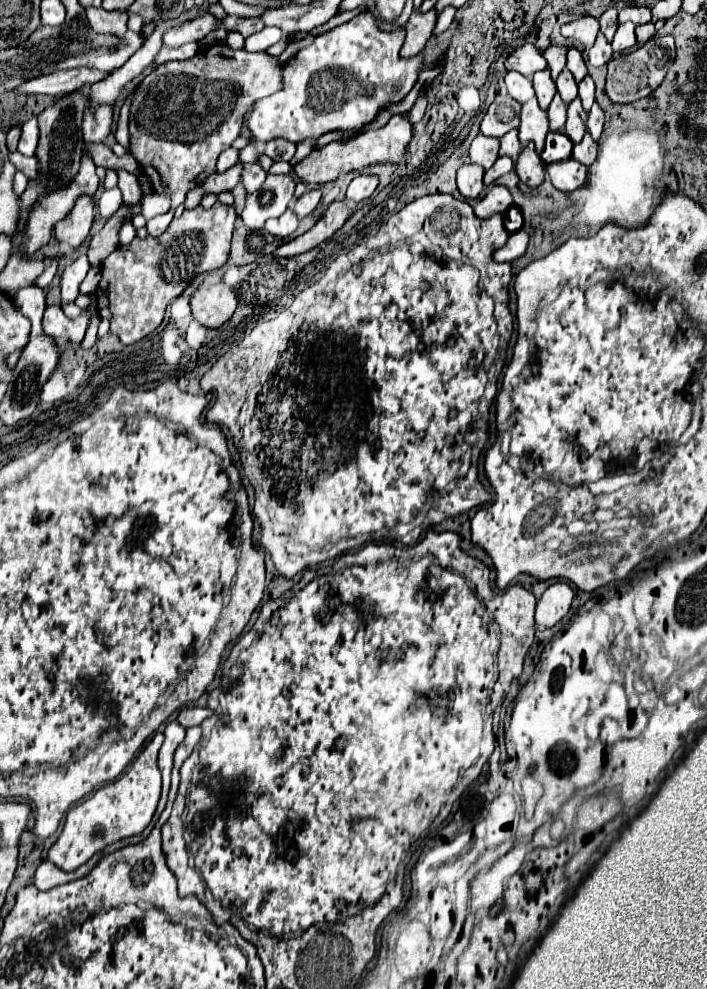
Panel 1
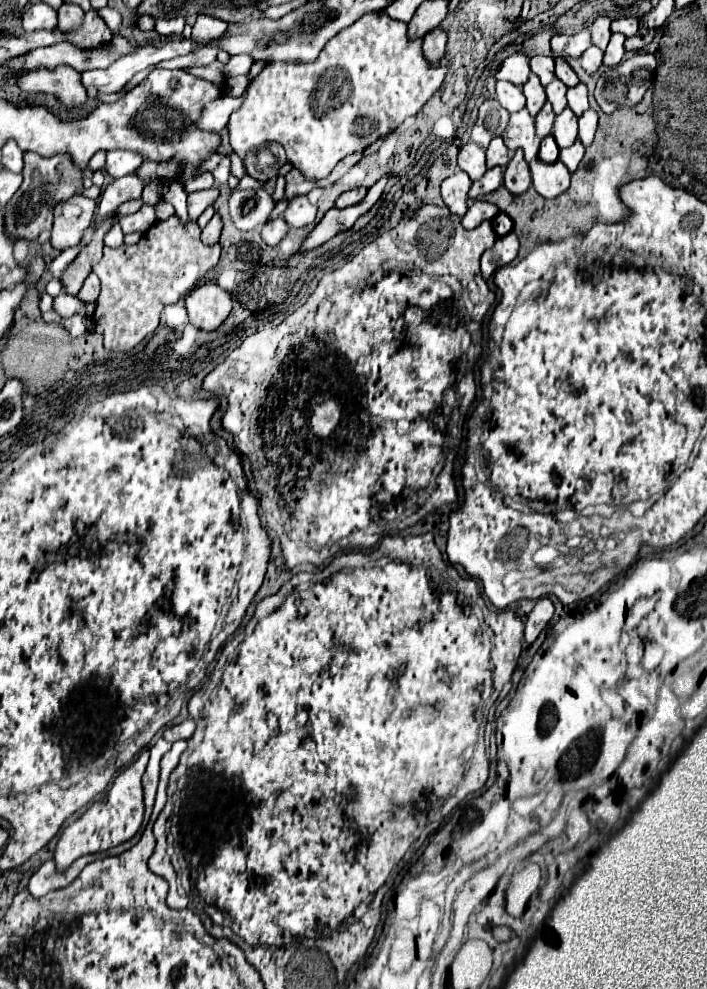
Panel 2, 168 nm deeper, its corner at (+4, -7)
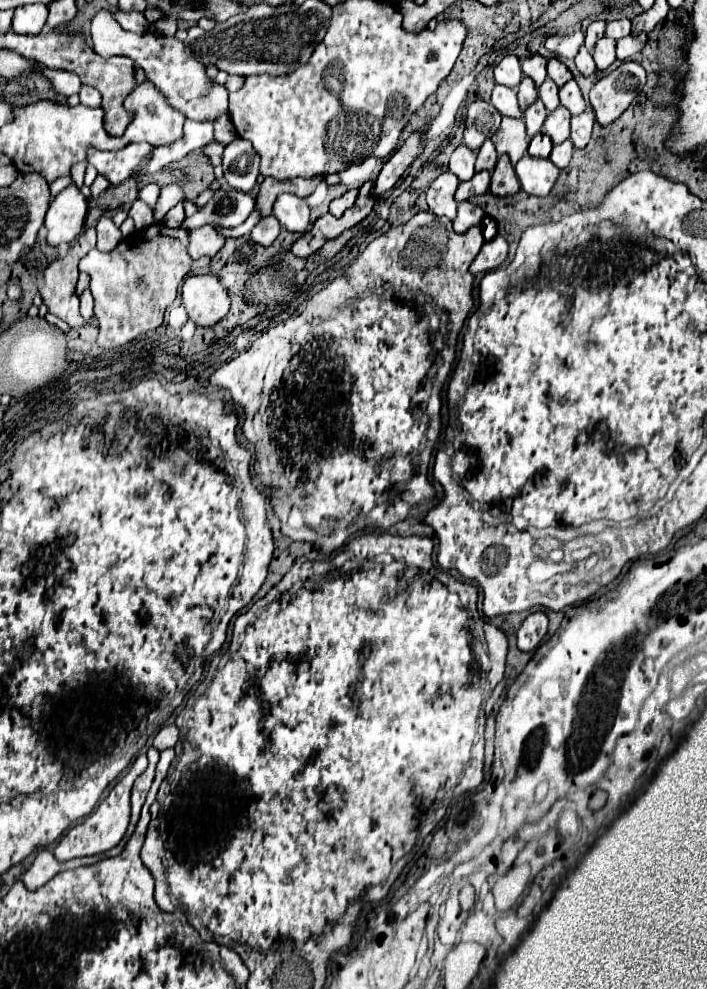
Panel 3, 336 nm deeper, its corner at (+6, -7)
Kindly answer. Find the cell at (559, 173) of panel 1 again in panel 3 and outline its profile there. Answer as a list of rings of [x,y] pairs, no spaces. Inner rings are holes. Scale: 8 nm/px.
[[[525,154],[517,162],[517,178],[521,190],[531,196],[547,196],[559,178],[559,168],[553,166],[549,158],[533,158]]]

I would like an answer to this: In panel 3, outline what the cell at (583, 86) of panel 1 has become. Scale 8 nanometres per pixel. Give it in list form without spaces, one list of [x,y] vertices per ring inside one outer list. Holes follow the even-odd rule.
[[[569,80],[569,82],[559,90],[559,98],[561,98],[561,104],[563,104],[573,116],[585,112],[585,108],[587,108],[587,104],[585,104],[585,100],[583,100],[583,96],[581,96],[581,90],[579,90],[579,86],[577,86],[575,80]]]

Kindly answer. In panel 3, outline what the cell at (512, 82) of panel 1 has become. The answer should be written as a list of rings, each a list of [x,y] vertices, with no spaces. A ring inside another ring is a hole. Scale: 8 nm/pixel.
[[[495,84],[491,102],[501,112],[501,116],[511,116],[511,118],[521,118],[523,116],[523,112],[519,110],[519,104],[517,104],[517,90],[515,88]]]

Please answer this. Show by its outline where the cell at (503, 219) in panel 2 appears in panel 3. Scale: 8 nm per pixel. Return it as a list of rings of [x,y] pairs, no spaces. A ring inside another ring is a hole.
[[[485,216],[481,220],[481,230],[483,230],[483,238],[485,240],[491,240],[491,238],[497,236],[497,222],[491,216]]]

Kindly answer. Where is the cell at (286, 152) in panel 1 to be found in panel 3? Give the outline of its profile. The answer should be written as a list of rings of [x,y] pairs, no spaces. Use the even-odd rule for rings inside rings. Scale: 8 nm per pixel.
[[[235,138],[231,144],[225,146],[223,172],[231,188],[251,192],[251,188],[257,184],[259,164],[261,164],[261,156],[255,152],[251,142],[243,138]]]

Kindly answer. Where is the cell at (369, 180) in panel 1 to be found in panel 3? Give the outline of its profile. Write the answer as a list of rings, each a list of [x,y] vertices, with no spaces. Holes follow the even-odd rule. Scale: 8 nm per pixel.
[[[347,190],[343,196],[339,196],[339,198],[335,198],[335,200],[331,202],[329,212],[331,212],[333,216],[341,216],[347,208],[351,208],[351,206],[355,204],[357,196],[359,196],[359,192],[357,192],[357,190]]]

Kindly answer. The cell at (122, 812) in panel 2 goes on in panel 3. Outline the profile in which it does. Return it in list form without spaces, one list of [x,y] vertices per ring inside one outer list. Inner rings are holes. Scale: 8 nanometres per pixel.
[[[139,754],[131,766],[131,770],[111,788],[111,792],[107,794],[105,800],[101,800],[101,804],[77,826],[73,826],[55,846],[53,854],[59,862],[71,860],[71,858],[79,858],[79,856],[93,856],[105,850],[111,850],[113,846],[117,846],[121,842],[121,838],[125,836],[127,828],[129,828],[129,820],[131,820],[131,788],[135,778],[145,772],[147,768],[147,754]]]

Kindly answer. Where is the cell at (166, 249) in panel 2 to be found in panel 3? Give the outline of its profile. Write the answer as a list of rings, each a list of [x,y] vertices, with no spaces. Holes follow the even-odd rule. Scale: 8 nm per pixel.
[[[157,222],[149,228],[135,230],[111,252],[101,252],[95,248],[79,262],[79,270],[91,276],[95,318],[99,322],[97,344],[101,348],[123,346],[135,340],[139,334],[155,330],[163,322],[163,312],[175,300],[183,278],[189,276],[191,270],[211,262],[209,256],[193,260],[187,246],[189,234],[185,230],[169,228],[165,222]]]

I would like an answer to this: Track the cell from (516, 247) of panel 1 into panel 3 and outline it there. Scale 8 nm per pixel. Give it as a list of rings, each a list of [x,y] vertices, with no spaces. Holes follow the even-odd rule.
[[[495,236],[493,240],[485,242],[481,252],[477,254],[477,258],[471,264],[471,272],[473,274],[483,274],[483,272],[491,272],[495,268],[499,268],[509,254],[509,242],[503,236]]]

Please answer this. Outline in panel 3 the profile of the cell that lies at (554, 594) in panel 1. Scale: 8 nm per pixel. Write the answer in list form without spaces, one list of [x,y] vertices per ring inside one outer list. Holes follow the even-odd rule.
[[[537,610],[533,614],[529,614],[525,618],[525,622],[521,624],[521,628],[517,630],[517,646],[519,650],[531,652],[537,648],[537,644],[541,642],[541,638],[547,632],[547,616],[545,612]]]

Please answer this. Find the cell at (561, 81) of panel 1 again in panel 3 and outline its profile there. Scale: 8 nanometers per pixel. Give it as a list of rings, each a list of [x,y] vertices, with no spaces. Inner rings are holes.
[[[547,78],[541,86],[539,86],[539,98],[543,100],[543,104],[547,106],[547,112],[553,112],[559,106],[559,88],[557,84]]]

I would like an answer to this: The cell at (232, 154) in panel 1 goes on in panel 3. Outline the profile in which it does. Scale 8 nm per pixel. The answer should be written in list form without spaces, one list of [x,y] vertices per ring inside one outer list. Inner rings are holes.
[[[167,184],[161,188],[161,196],[159,196],[159,202],[155,206],[155,222],[163,220],[163,216],[173,208],[177,206],[179,202],[185,200],[185,190],[179,186],[179,184]]]

